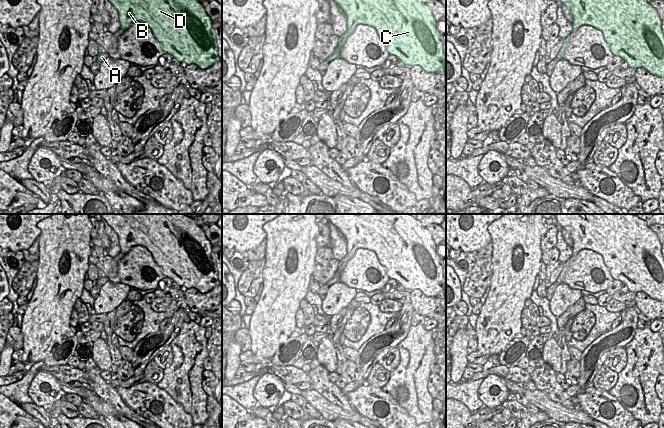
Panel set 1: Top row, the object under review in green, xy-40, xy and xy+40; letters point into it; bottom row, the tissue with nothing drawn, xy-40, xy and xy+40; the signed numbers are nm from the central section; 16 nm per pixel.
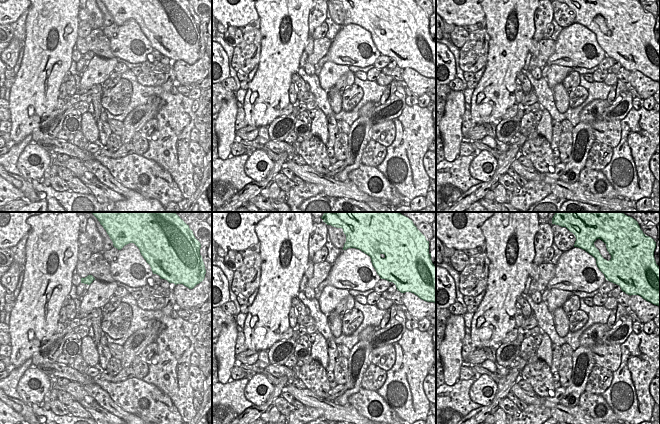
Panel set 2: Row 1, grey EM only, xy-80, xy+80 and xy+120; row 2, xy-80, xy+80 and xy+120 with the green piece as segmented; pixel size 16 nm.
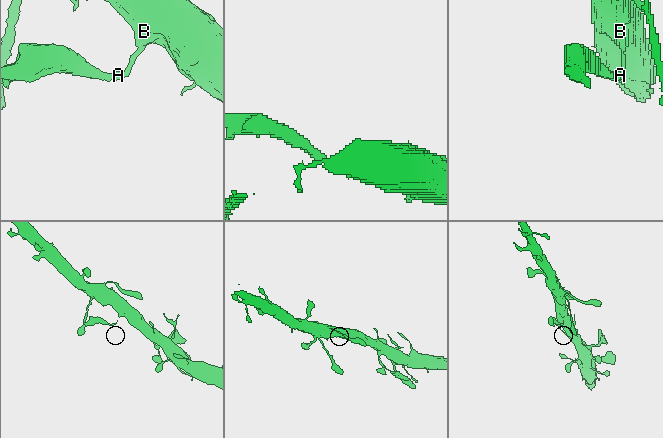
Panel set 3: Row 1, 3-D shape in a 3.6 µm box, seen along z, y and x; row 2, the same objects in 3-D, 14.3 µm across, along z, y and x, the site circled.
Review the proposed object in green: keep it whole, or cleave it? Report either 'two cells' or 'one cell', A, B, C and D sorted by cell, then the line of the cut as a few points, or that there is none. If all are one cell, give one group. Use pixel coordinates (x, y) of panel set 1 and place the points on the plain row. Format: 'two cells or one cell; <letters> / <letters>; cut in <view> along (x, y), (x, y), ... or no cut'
one cell; A B C D; no cut

